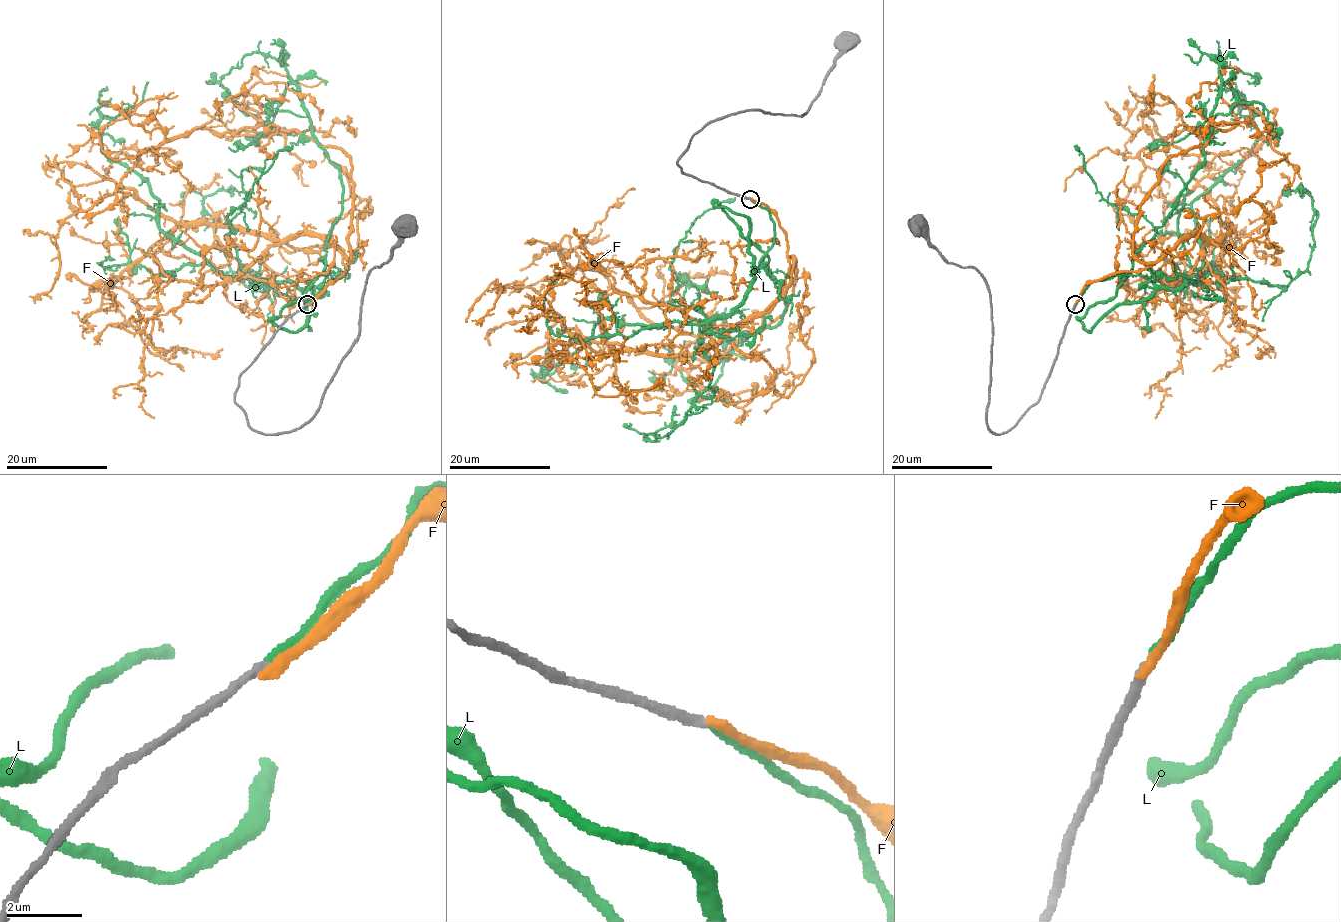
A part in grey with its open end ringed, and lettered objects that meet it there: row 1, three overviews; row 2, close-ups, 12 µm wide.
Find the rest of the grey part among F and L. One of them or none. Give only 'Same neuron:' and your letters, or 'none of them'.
Same neuron: L

